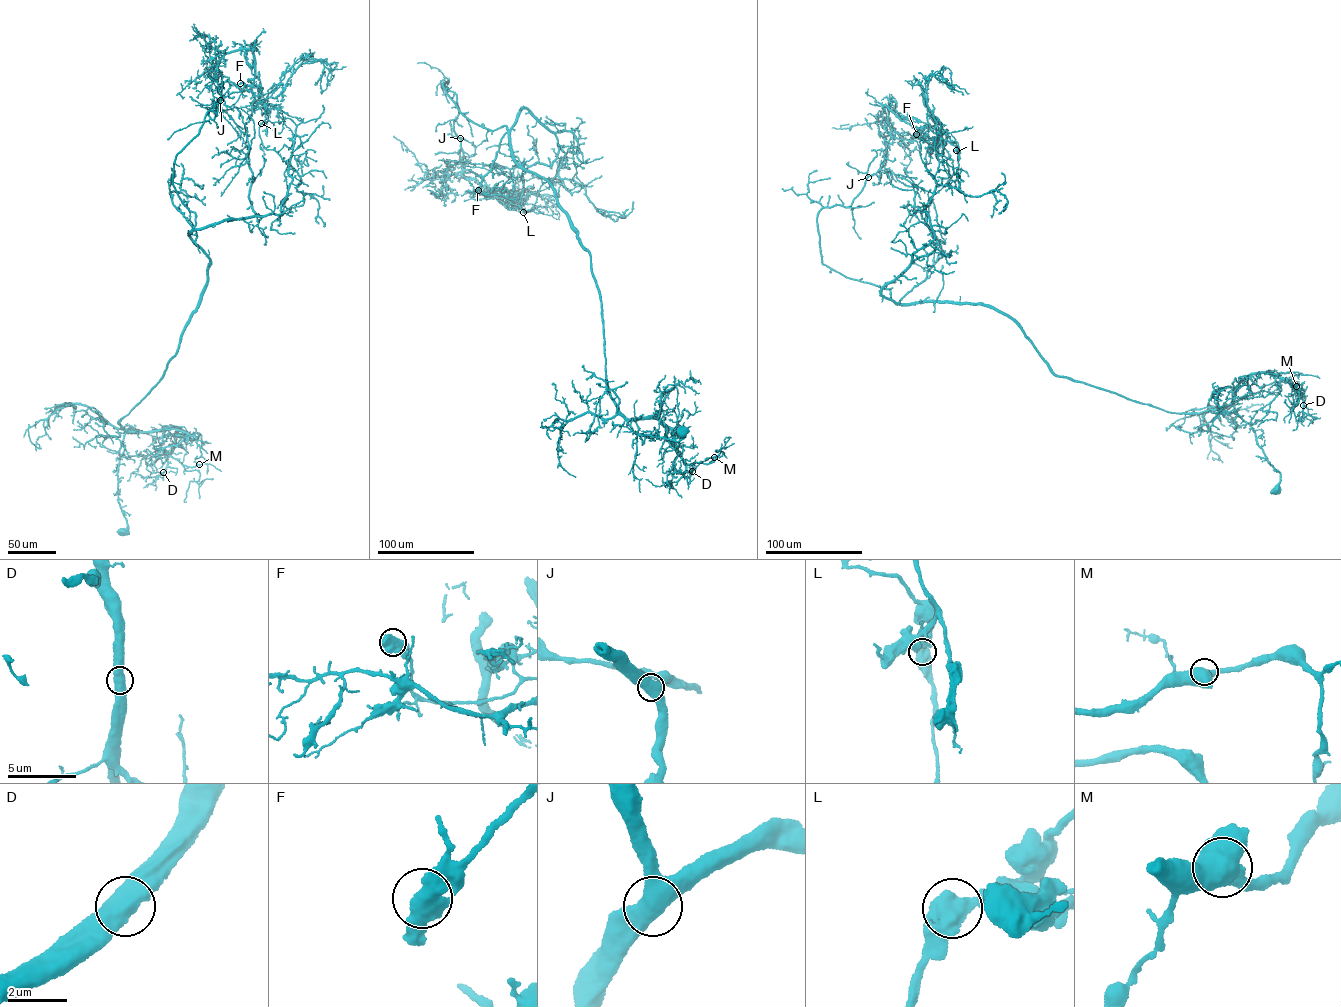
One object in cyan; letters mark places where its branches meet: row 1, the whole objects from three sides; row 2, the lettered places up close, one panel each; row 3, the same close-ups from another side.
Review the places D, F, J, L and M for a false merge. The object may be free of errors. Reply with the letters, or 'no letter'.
L

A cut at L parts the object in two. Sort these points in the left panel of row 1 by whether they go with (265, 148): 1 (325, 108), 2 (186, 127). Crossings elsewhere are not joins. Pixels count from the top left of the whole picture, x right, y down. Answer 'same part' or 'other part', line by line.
1: same part
2: same part

